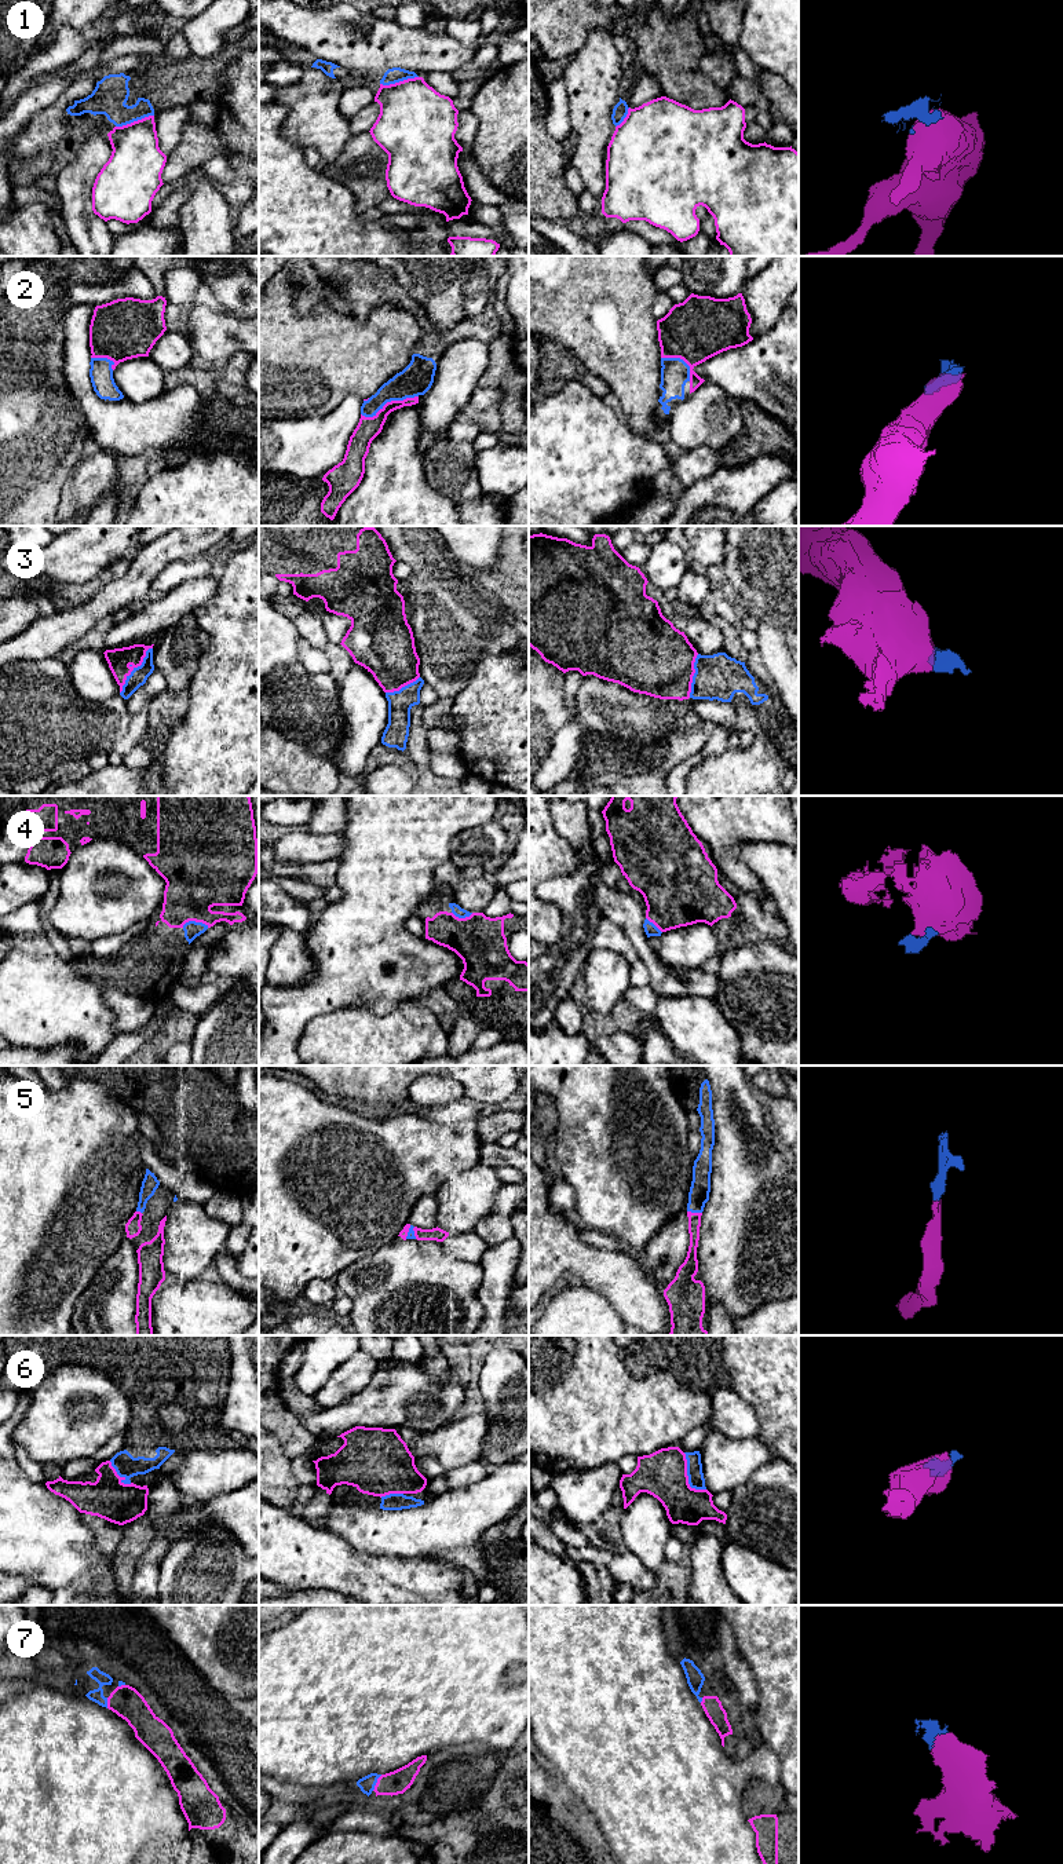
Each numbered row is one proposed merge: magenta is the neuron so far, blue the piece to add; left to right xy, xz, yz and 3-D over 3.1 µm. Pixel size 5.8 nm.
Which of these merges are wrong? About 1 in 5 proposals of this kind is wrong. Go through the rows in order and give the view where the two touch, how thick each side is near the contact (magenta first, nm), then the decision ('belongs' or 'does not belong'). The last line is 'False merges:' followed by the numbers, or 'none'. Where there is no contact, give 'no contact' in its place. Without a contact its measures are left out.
1: xy | 320/200 nm | does not belong
2: xz | 140/190 nm | belongs
3: xy | 140/100 nm | belongs
4: xy | 380/100 nm | belongs
5: yz | 80/120 nm | belongs
6: yz | 280/100 nm | belongs
7: xz | 140/90 nm | belongs
False merges: 1

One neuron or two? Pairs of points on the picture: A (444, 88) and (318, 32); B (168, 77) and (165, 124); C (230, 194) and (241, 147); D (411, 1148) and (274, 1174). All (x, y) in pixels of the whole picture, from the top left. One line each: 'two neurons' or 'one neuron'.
A: two neurons
B: two neurons
C: one neuron
D: one neuron

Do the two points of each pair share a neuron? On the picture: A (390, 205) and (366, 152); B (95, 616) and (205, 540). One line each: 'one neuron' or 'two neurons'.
A: two neurons
B: one neuron

